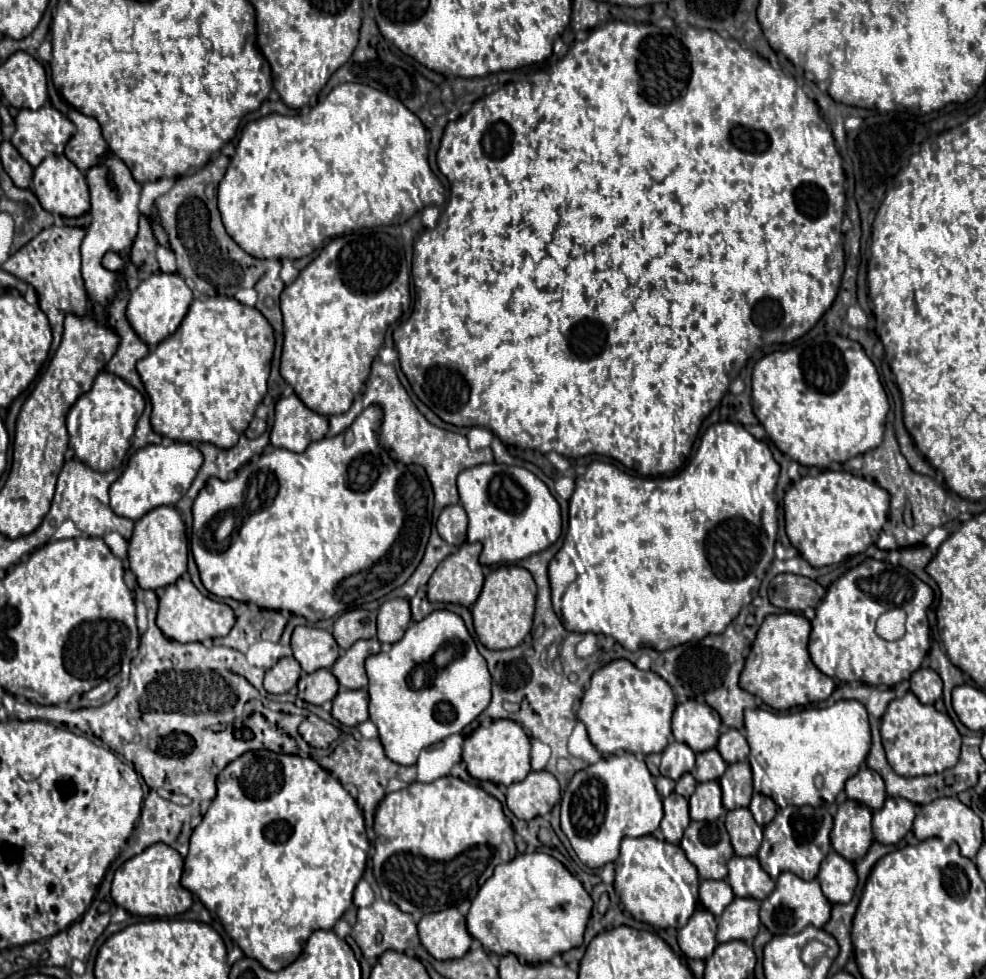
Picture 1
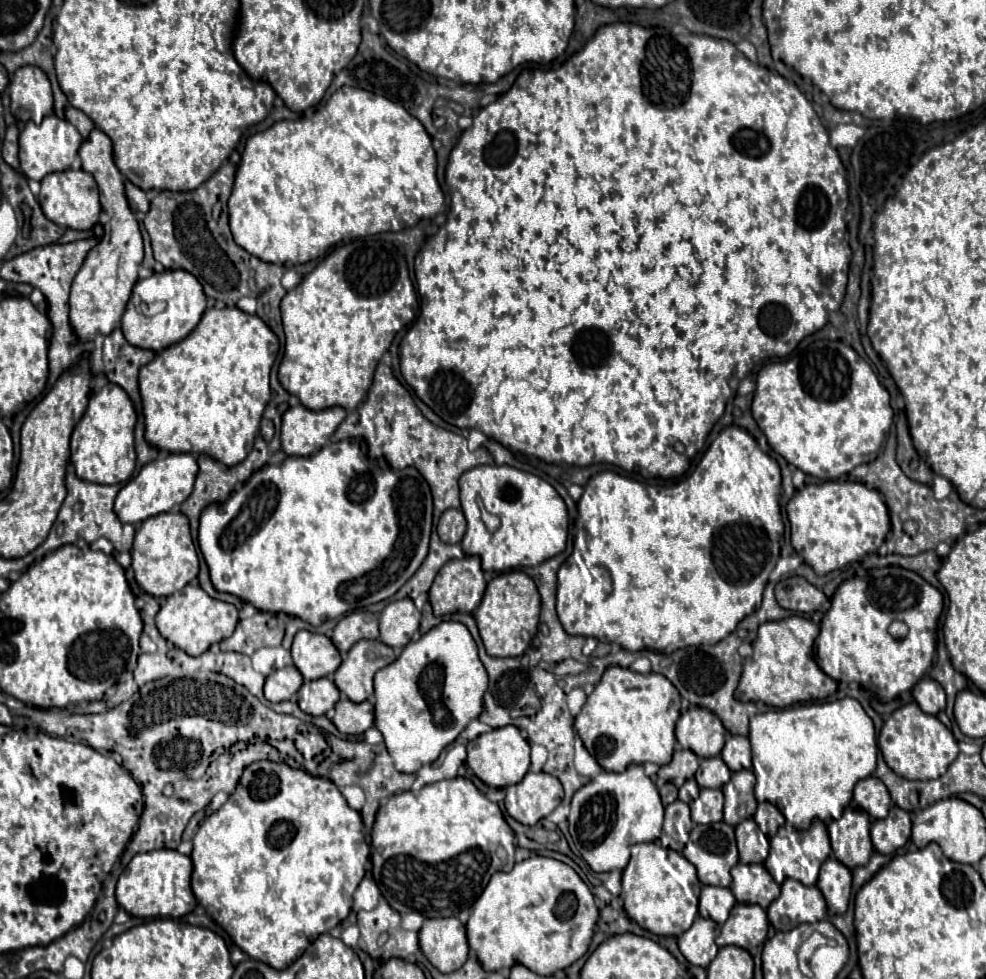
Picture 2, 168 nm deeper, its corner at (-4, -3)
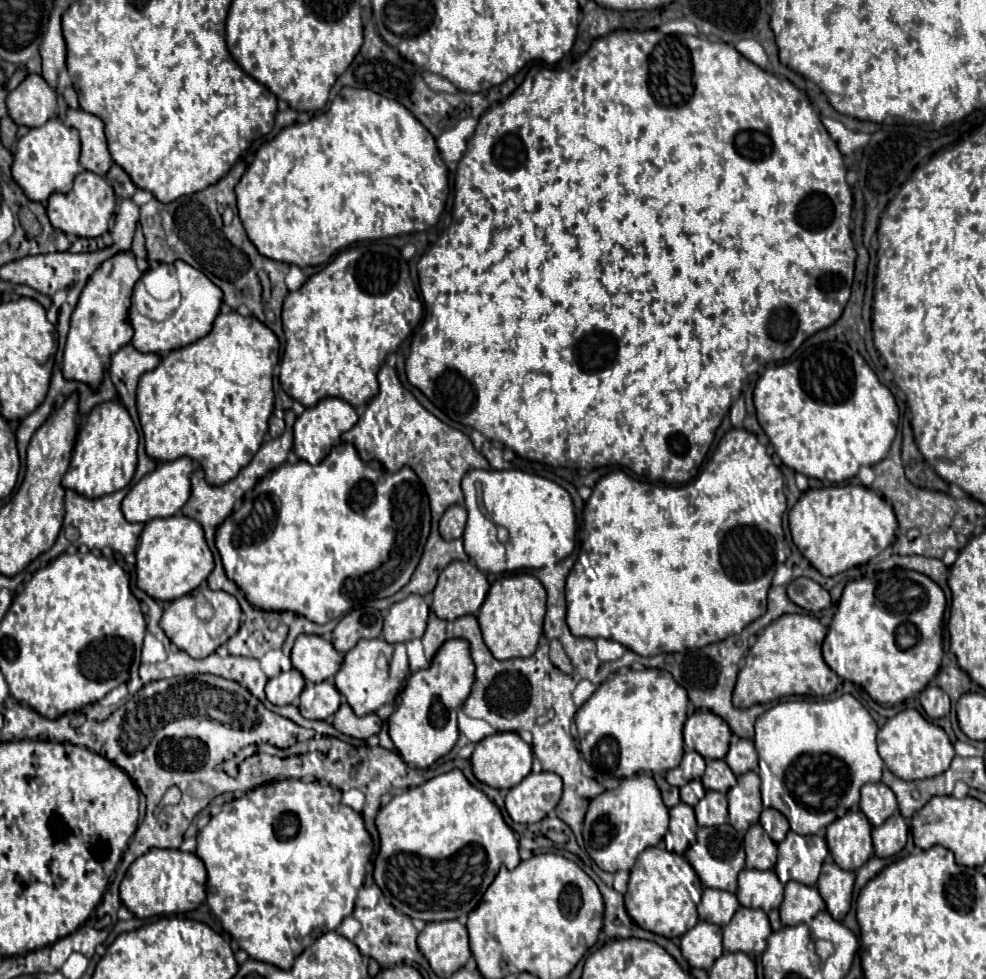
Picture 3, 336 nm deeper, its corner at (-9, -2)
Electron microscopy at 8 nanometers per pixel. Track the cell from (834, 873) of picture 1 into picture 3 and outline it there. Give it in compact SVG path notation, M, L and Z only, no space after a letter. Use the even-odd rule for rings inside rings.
M828 860L822 866L816 888L826 902L826 912L834 920L842 920L846 916L846 912L850 910L852 888L854 888L854 872L842 870L838 864Z

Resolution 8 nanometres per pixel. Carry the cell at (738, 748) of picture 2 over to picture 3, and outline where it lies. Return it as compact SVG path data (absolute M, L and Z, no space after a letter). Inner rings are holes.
M734 736L730 742L730 752L724 760L736 776L744 772L758 772L758 756L752 740Z

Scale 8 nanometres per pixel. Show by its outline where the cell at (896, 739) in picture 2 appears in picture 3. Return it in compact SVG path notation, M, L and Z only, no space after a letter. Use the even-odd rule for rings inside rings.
M902 710L884 724L884 728L878 732L878 752L888 770L902 780L938 776L950 768L950 762L954 758L954 748L946 732L940 726L928 722L916 710Z

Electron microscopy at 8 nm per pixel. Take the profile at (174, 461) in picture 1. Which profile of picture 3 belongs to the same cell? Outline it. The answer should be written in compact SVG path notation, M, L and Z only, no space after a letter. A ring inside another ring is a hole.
M178 458L172 462L158 464L158 468L154 472L146 474L126 494L126 498L122 502L122 512L124 512L126 520L128 522L148 522L154 518L168 518L168 516L178 514L190 496L190 470L192 470L190 458Z

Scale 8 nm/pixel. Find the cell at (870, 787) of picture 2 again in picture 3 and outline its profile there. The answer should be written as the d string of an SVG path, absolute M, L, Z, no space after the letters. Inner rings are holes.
M882 782L864 784L860 810L866 814L870 824L876 828L876 826L884 824L884 820L890 818L898 810L898 802L896 802L894 792L886 784L882 784Z

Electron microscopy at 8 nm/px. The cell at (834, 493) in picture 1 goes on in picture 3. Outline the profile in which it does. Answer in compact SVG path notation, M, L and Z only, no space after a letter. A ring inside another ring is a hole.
M828 486L806 490L788 514L794 544L802 556L822 574L836 576L844 570L870 562L886 550L896 534L898 522L890 504L866 486Z

